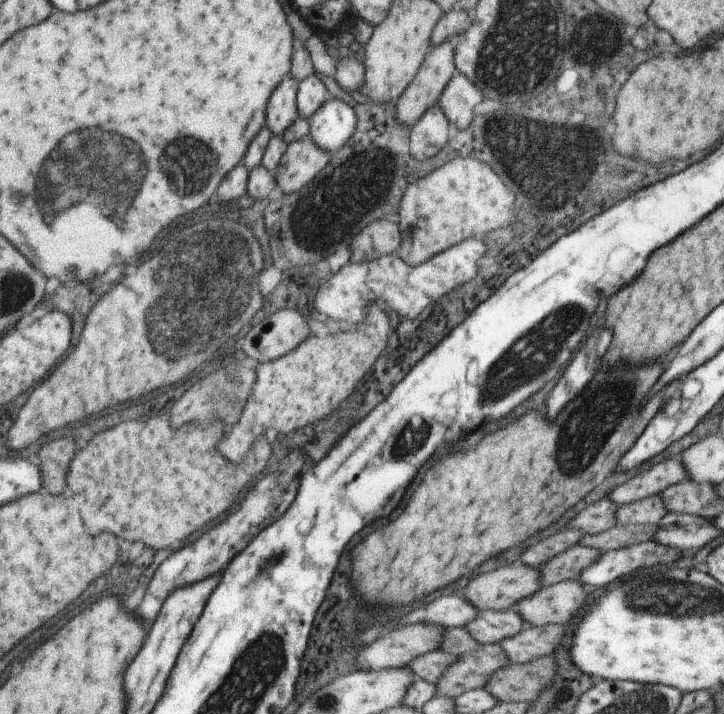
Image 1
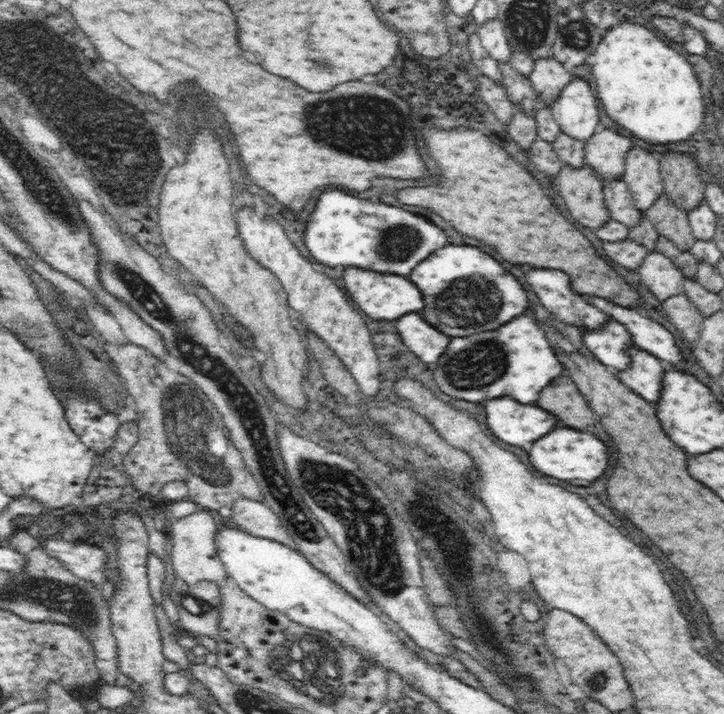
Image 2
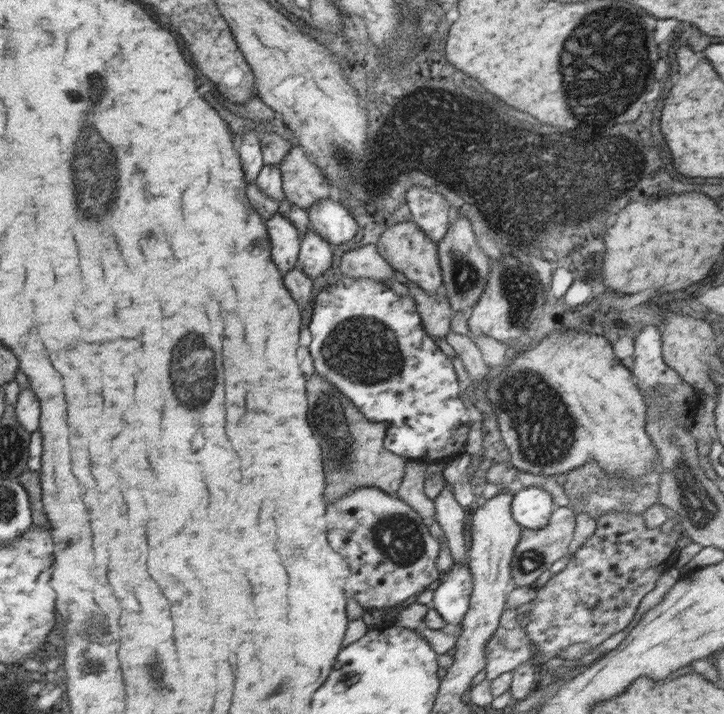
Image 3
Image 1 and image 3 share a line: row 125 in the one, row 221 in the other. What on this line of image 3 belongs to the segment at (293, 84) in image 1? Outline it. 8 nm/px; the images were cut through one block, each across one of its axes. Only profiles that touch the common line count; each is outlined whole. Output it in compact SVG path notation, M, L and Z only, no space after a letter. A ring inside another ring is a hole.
M282 214L272 215L265 221L271 244L272 260L282 274L290 272L298 266L298 254L300 252L300 231L296 225L292 225L290 219Z

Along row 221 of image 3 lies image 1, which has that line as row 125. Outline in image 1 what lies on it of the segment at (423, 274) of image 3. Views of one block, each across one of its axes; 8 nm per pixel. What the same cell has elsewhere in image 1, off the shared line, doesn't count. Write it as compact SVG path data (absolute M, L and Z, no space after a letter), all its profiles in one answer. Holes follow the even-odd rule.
M442 42L440 46L430 49L430 53L424 57L424 62L420 65L416 76L396 101L396 120L400 124L412 128L426 114L428 108L437 104L444 87L458 72L454 64L454 52L455 49L449 42Z

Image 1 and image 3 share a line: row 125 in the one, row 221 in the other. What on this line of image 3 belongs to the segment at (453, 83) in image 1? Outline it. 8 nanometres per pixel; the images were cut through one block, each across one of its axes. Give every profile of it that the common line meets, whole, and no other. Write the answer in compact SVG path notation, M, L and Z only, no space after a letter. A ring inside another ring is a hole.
M460 216L448 225L446 235L437 244L439 264L450 307L454 312L472 308L484 293L490 276L491 259L480 249L470 220Z

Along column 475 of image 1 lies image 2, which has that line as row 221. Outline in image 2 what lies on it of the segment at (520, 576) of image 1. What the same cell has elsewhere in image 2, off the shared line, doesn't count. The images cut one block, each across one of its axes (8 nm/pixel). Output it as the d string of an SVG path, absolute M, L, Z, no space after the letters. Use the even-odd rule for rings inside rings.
M563 164L554 178L572 218L576 218L580 224L598 228L610 220L603 195L603 182L590 165L574 168Z

